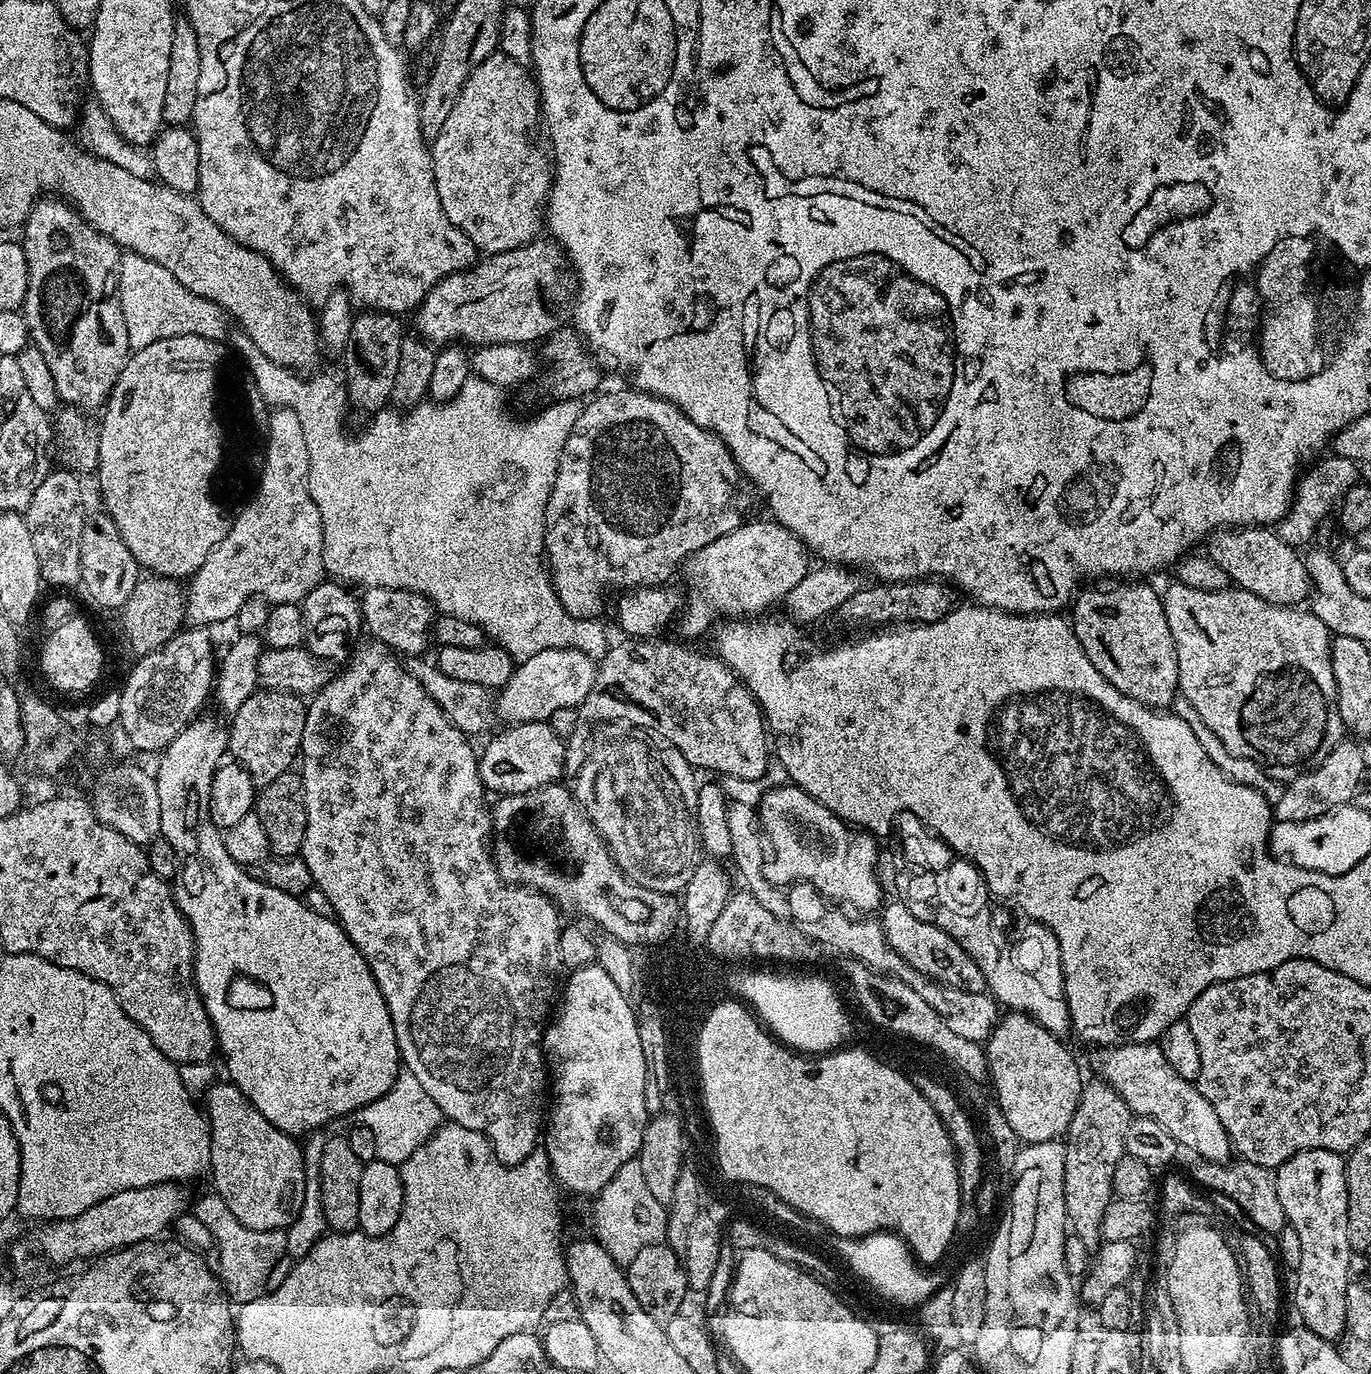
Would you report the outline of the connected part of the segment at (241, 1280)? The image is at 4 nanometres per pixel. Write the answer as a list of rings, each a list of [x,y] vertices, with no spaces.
[[[215,1192],[204,1195],[192,1206],[192,1214],[205,1223],[211,1236],[216,1239],[218,1256],[218,1275],[224,1286],[225,1293],[238,1304],[253,1301],[264,1294],[268,1288],[268,1280],[274,1266],[281,1261],[288,1252],[288,1234],[285,1229],[280,1230],[250,1230],[238,1224],[231,1213],[225,1199]]]

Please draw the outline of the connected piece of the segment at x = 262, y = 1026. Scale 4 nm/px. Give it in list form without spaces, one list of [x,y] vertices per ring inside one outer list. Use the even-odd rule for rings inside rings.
[[[201,715],[181,730],[178,738],[163,749],[159,757],[160,765],[154,768],[156,785],[158,786],[158,802],[160,803],[160,836],[170,846],[174,846],[177,856],[182,858],[178,875],[174,880],[174,895],[181,914],[187,916],[192,927],[192,936],[196,939],[196,963],[194,975],[196,989],[200,992],[202,1002],[206,1006],[206,1014],[216,1032],[216,1042],[219,1055],[224,1055],[224,1064],[228,1067],[227,1079],[246,1094],[248,1101],[287,1136],[297,1138],[307,1137],[315,1133],[316,1128],[328,1124],[331,1120],[340,1120],[343,1116],[351,1117],[359,1108],[365,1108],[370,1102],[382,1098],[394,1086],[396,1077],[402,1071],[402,1061],[398,1050],[398,1038],[394,1034],[394,1022],[390,1018],[390,1010],[386,1006],[386,998],[382,998],[382,990],[362,954],[350,942],[344,929],[332,916],[314,914],[304,905],[300,896],[291,896],[282,890],[274,890],[274,886],[266,886],[249,874],[230,854],[226,854],[224,833],[212,823],[210,814],[210,784],[218,765],[225,759],[228,747],[228,729],[219,724],[212,716]]]

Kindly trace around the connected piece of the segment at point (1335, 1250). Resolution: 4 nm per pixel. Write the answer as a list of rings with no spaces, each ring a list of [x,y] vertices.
[[[1317,1148],[1302,1150],[1298,1154],[1286,1158],[1286,1162],[1282,1162],[1276,1169],[1274,1169],[1277,1178],[1278,1199],[1282,1202],[1282,1210],[1285,1211],[1287,1223],[1292,1224],[1294,1229],[1298,1230],[1299,1241],[1302,1245],[1301,1264],[1294,1270],[1294,1276],[1296,1276],[1296,1289],[1292,1292],[1292,1300],[1296,1303],[1297,1310],[1300,1311],[1299,1323],[1303,1325],[1303,1327],[1313,1331],[1314,1334],[1318,1334],[1322,1338],[1333,1342],[1339,1341],[1339,1336],[1341,1335],[1343,1337],[1346,1332],[1346,1294],[1350,1283],[1350,1277],[1348,1277],[1348,1275],[1352,1272],[1352,1259],[1354,1259],[1354,1253],[1350,1246],[1350,1238],[1346,1234],[1346,1222],[1348,1221],[1348,1187],[1346,1186],[1347,1169],[1348,1165],[1345,1157],[1341,1155],[1341,1153],[1331,1152],[1330,1150],[1318,1150]]]

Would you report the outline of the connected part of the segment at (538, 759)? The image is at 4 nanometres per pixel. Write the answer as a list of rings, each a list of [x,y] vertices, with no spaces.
[[[526,721],[513,723],[500,732],[488,745],[478,752],[480,781],[489,793],[522,796],[526,792],[536,792],[548,784],[555,784],[564,772],[565,741],[554,734],[551,723]]]

